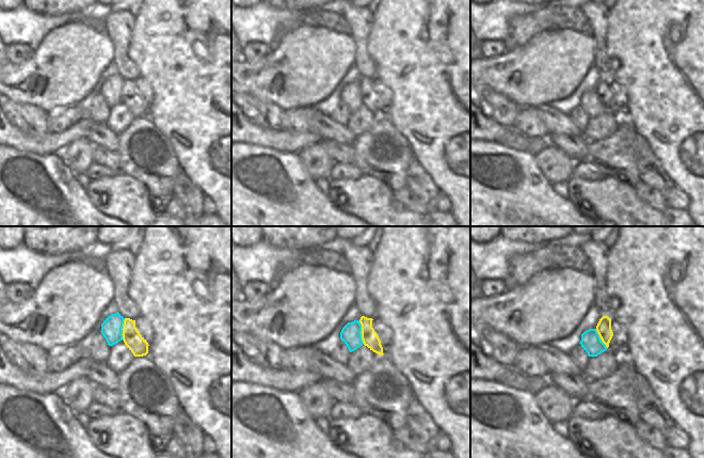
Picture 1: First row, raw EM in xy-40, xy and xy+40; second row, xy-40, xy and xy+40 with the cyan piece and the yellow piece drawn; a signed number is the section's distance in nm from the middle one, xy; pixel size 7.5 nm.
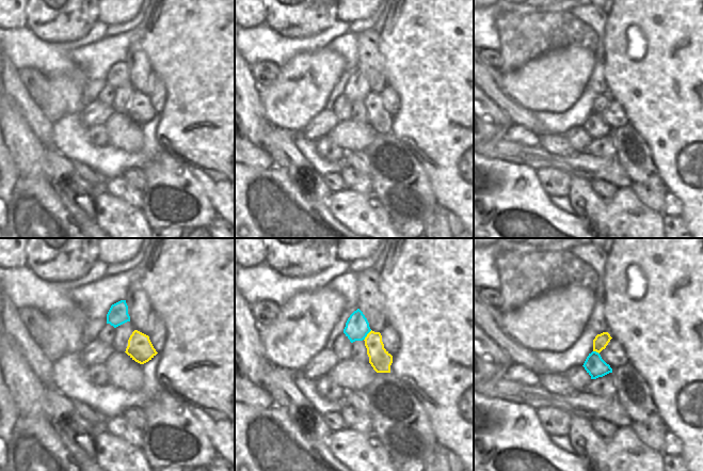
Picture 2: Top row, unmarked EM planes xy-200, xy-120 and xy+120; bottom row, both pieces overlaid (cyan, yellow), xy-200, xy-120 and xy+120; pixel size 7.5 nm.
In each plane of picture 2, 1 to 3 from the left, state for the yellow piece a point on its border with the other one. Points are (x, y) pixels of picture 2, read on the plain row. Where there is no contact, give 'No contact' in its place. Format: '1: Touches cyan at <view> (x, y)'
1: No contact
2: Touches cyan at xy-120 (366, 96)
3: Touches cyan at xy+120 (595, 112).

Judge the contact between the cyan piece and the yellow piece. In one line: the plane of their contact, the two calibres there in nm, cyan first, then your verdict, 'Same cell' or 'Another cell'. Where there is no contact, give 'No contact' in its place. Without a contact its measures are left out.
Touches cyan in xy. Thickness 150 nm (cyan) against 120 nm. Another cell.

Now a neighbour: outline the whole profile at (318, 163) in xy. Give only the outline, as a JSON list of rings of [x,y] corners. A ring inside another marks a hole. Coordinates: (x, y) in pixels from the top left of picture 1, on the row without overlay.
[[[314,143],[298,153],[306,172],[314,179],[330,177],[336,163],[320,143]]]

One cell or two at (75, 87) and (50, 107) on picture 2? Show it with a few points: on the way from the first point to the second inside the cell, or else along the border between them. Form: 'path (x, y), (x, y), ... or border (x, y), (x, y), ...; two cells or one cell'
path (68, 92), (57, 104); one cell

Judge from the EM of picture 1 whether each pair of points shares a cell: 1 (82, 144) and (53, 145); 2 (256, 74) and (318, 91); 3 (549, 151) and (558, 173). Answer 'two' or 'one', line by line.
1: two
2: one
3: one

